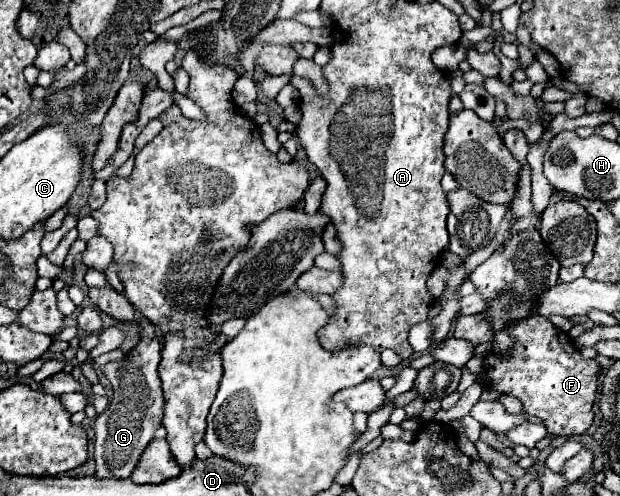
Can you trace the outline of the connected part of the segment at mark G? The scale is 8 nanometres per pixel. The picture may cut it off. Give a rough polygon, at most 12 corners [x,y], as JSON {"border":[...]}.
{"border":[[160,342],[108,362],[112,400],[96,416],[98,478],[128,478],[162,424]]}

